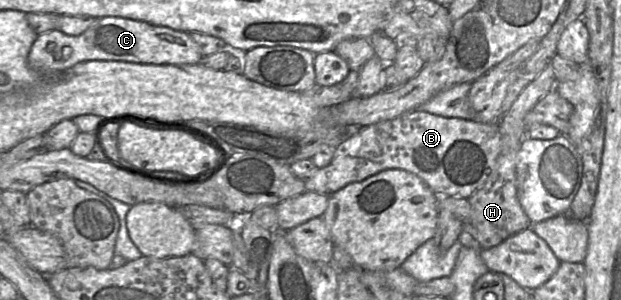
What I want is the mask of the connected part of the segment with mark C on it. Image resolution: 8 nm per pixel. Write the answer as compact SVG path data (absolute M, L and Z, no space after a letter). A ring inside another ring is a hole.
M102 17L80 35L71 36L54 29L37 36L28 55L29 65L42 74L61 74L76 64L92 60L125 61L139 64L197 64L203 55L186 31L122 17Z

